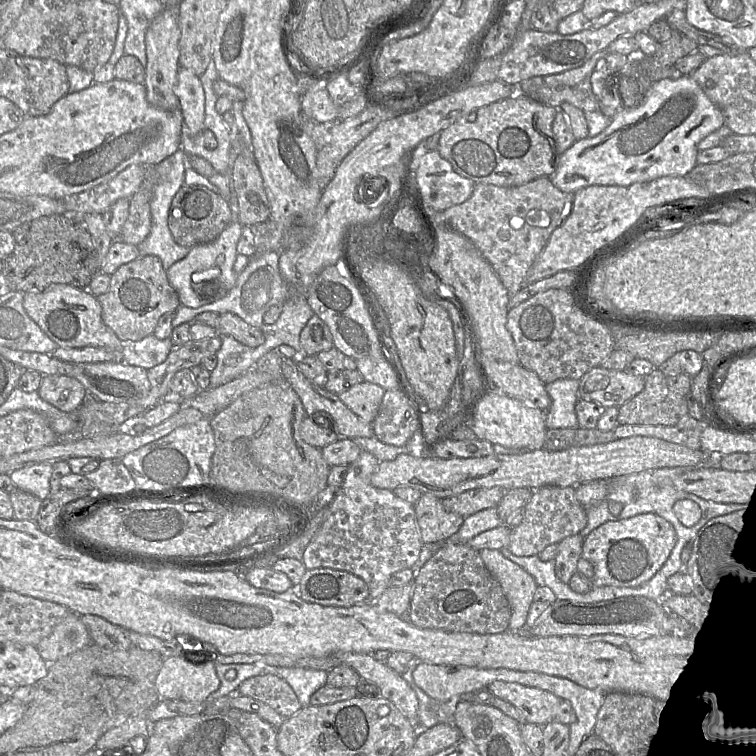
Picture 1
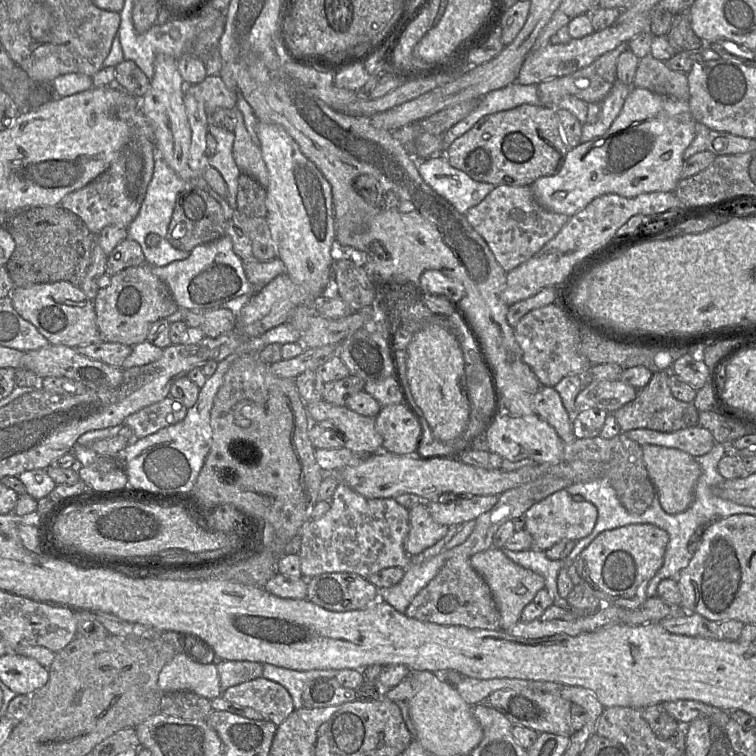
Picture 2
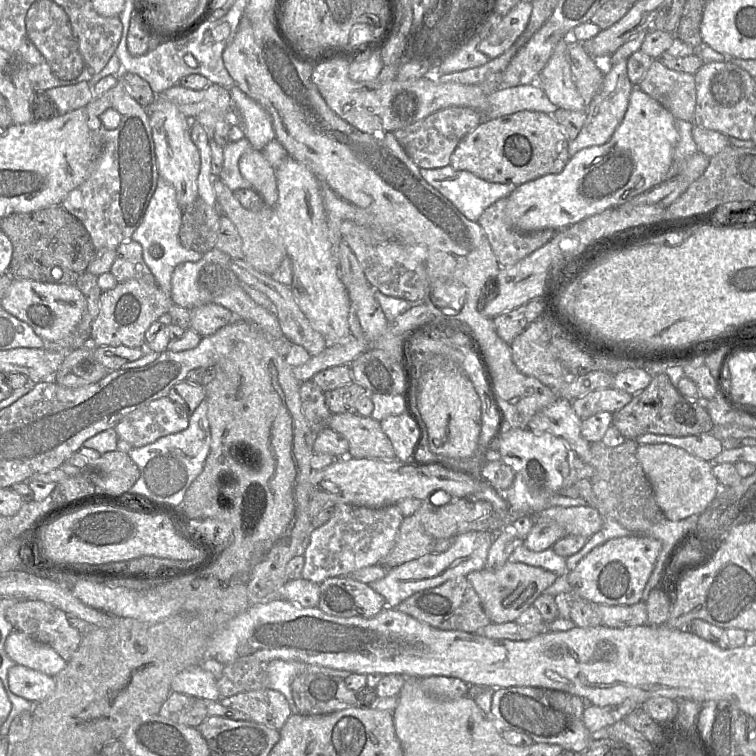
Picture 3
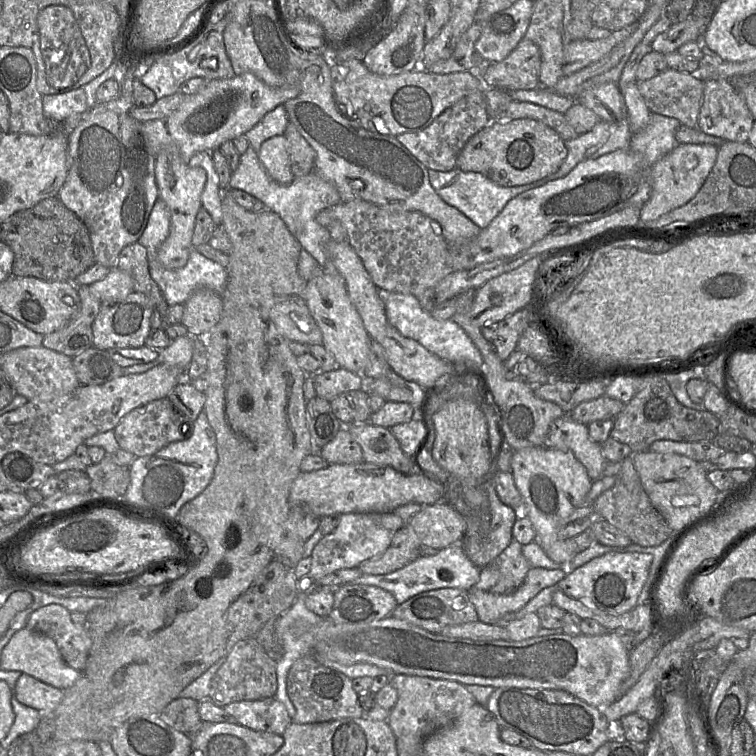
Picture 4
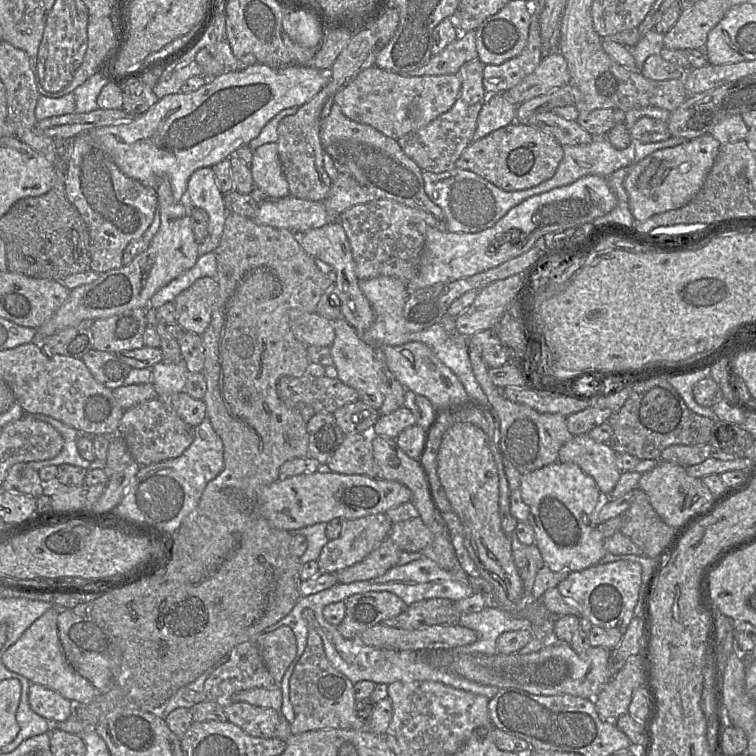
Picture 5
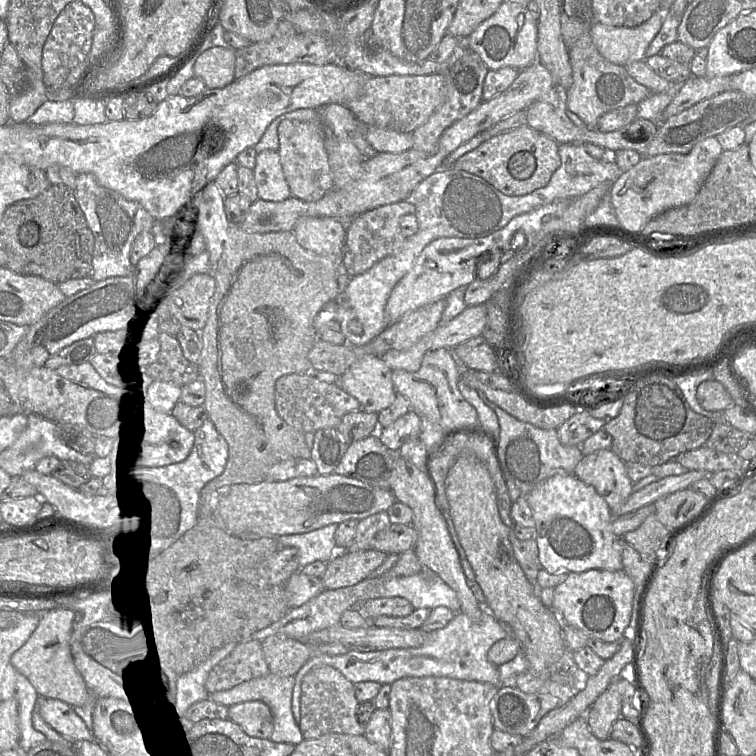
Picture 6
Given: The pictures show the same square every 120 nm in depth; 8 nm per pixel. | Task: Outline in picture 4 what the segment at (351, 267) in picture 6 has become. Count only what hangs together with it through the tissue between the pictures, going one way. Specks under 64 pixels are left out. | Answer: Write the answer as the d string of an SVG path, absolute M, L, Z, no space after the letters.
M363 200L340 202L333 206L332 210L333 220L340 221L345 228L348 242L377 288L417 298L453 272L450 267L449 245L442 236L441 226L424 214L388 210Z

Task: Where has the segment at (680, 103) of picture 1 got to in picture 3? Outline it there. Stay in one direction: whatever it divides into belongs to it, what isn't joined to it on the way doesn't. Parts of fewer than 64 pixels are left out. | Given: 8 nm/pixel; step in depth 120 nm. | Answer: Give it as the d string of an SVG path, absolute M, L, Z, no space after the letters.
M634 88L624 118L608 142L578 151L570 157L559 174L545 175L517 186L507 197L507 222L521 232L562 230L608 208L619 207L677 174L677 166L674 162L674 148L677 142L678 131L674 116L648 94L639 88Z

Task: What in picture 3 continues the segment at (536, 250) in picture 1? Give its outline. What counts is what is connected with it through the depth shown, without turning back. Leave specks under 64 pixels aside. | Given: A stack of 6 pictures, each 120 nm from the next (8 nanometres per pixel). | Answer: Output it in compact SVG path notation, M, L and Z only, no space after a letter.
M507 198L499 199L485 209L478 220L501 267L517 264L546 244L557 231L521 232L508 224L506 206Z

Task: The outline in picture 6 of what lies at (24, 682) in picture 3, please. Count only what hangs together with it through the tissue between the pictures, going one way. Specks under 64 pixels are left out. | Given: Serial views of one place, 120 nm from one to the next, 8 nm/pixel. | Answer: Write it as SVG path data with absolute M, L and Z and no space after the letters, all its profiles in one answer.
M37 697L41 717L57 732L74 742L95 740L95 736L70 704L54 698Z

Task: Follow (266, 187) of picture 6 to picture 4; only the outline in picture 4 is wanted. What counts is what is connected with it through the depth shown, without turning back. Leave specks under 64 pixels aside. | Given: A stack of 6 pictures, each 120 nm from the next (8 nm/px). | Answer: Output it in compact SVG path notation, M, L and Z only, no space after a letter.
M284 135L264 141L257 152L258 158L269 176L280 184L289 184L294 176L291 171L287 140Z

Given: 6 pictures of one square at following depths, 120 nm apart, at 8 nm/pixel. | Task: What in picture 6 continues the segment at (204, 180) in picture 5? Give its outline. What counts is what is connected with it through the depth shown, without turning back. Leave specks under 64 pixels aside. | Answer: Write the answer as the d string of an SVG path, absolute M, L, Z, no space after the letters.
M214 181L200 191L191 202L199 224L199 234L207 241L213 258L213 269L222 256L232 223L225 212L226 195Z

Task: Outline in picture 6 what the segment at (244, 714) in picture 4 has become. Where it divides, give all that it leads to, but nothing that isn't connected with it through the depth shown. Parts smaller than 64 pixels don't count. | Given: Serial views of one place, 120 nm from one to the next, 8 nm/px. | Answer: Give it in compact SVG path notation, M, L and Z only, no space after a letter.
M248 701L228 707L227 718L238 725L249 737L270 739L273 729L273 715L261 701Z

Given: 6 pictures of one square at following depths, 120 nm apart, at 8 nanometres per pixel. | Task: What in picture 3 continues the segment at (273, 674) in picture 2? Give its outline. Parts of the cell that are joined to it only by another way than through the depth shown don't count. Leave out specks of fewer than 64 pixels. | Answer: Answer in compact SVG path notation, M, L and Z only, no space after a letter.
M272 660L267 664L269 677L268 688L279 691L286 698L292 714L298 714L298 709L294 703L291 691L292 680L302 673L327 674L340 677L348 677L350 673L338 671L330 667L311 665L298 661Z

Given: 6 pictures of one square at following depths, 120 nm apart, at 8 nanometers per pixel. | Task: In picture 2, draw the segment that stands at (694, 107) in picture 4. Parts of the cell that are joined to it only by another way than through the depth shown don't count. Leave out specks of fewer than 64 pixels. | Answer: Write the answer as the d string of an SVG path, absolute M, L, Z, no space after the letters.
M651 55L640 59L632 85L677 100L690 98L687 74L669 69Z

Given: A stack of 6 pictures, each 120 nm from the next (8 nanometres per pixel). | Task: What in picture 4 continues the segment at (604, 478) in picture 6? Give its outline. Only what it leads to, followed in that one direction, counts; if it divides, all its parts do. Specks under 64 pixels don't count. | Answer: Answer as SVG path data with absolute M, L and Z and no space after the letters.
M570 414L563 415L551 424L544 446L573 452L592 481L603 476L607 461L603 456L601 444L590 438L587 425L575 421Z

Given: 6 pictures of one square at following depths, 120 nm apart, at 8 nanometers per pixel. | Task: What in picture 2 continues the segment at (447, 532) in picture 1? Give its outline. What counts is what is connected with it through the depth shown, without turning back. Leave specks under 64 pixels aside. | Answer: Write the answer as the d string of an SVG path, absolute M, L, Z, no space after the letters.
M426 501L409 509L409 533L405 541L405 551L414 557L441 540L449 526L439 524L431 517Z

